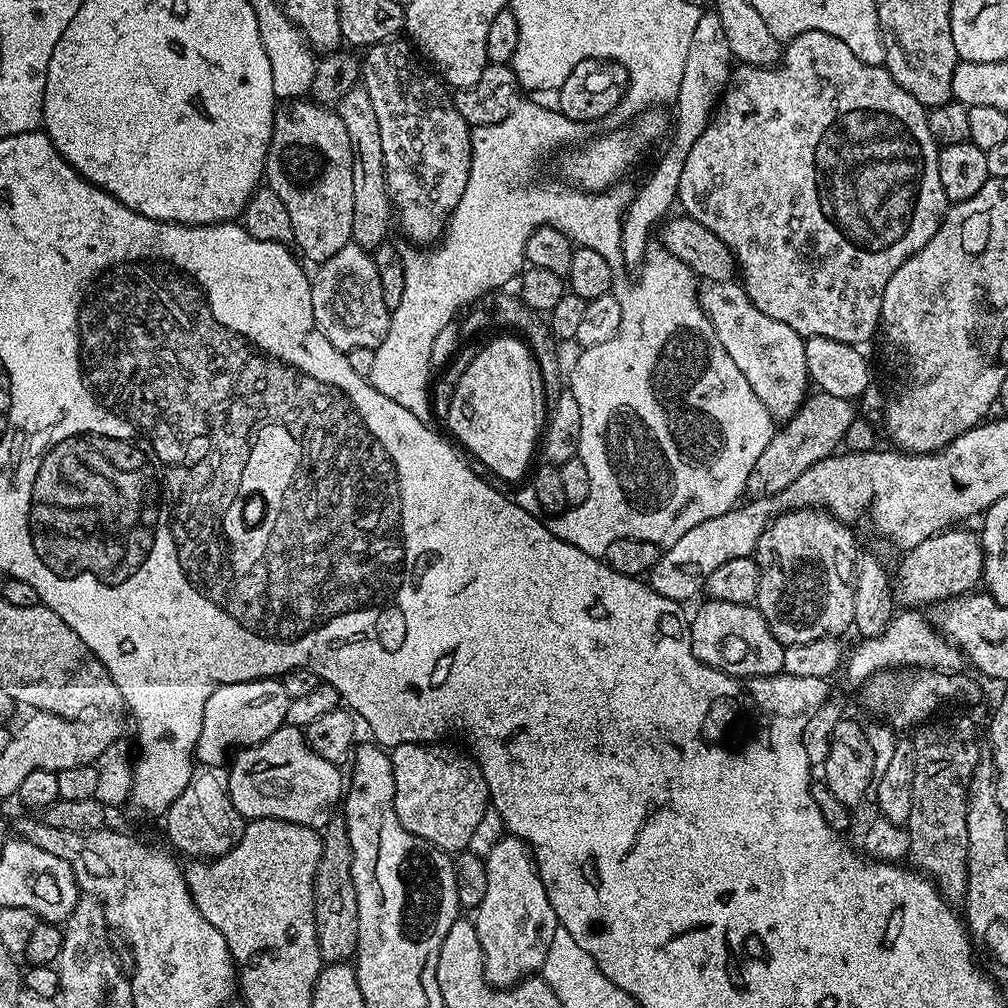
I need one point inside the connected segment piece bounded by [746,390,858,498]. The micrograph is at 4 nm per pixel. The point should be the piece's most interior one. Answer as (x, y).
(818, 427)

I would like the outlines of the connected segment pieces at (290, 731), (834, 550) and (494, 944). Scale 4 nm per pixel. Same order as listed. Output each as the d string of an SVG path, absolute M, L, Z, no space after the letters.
M289 723L274 730L270 738L239 749L231 760L228 793L241 816L248 820L274 818L320 830L333 819L332 811L335 808L337 811L346 788L345 777L340 777L341 769L326 762L326 758L318 758L310 750L303 731Z
M794 508L780 513L762 530L754 559L760 577L755 607L760 609L770 634L782 645L805 644L827 636L839 637L840 632L854 624L854 590L856 589L856 540L847 523L837 520L822 508Z
M505 834L483 859L486 896L474 909L474 923L484 955L484 976L494 988L510 988L543 969L558 921L542 886L536 857L524 840Z

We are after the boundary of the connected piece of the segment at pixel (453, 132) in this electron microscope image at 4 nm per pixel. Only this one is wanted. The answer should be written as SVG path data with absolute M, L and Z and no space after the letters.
M400 38L387 40L384 44L371 45L365 51L368 53L362 56L362 86L370 94L374 114L378 117L378 130L382 133L384 168L388 171L386 182L398 228L412 240L435 241L443 237L444 229L448 226L448 217L458 206L462 190L466 190L472 165L473 129L466 122L466 118L458 114L453 93L440 76L419 59L416 61L412 57L413 49L402 41L404 40Z

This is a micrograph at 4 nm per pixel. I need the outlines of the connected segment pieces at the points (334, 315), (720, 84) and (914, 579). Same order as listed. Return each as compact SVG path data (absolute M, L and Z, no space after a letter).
M351 243L342 246L334 258L315 269L310 283L310 306L314 322L324 337L339 352L347 353L359 348L376 348L386 338L391 311L382 298L382 281L378 279L378 266L373 253Z
M714 10L703 11L696 29L690 38L690 47L686 54L686 64L683 67L682 82L676 92L674 109L676 118L672 120L671 140L663 152L658 164L642 188L631 197L625 209L624 220L620 231L621 261L624 266L639 269L647 259L648 238L652 228L657 226L669 215L668 210L675 205L678 194L678 183L682 178L683 167L691 147L697 142L699 135L708 125L719 99L734 68L732 51L726 34L723 33L722 20Z
M953 526L947 532L926 538L918 546L903 553L904 561L894 572L894 596L904 606L947 602L953 598L963 598L973 591L975 584L981 583L984 574L984 551L979 535L967 532L967 527Z

